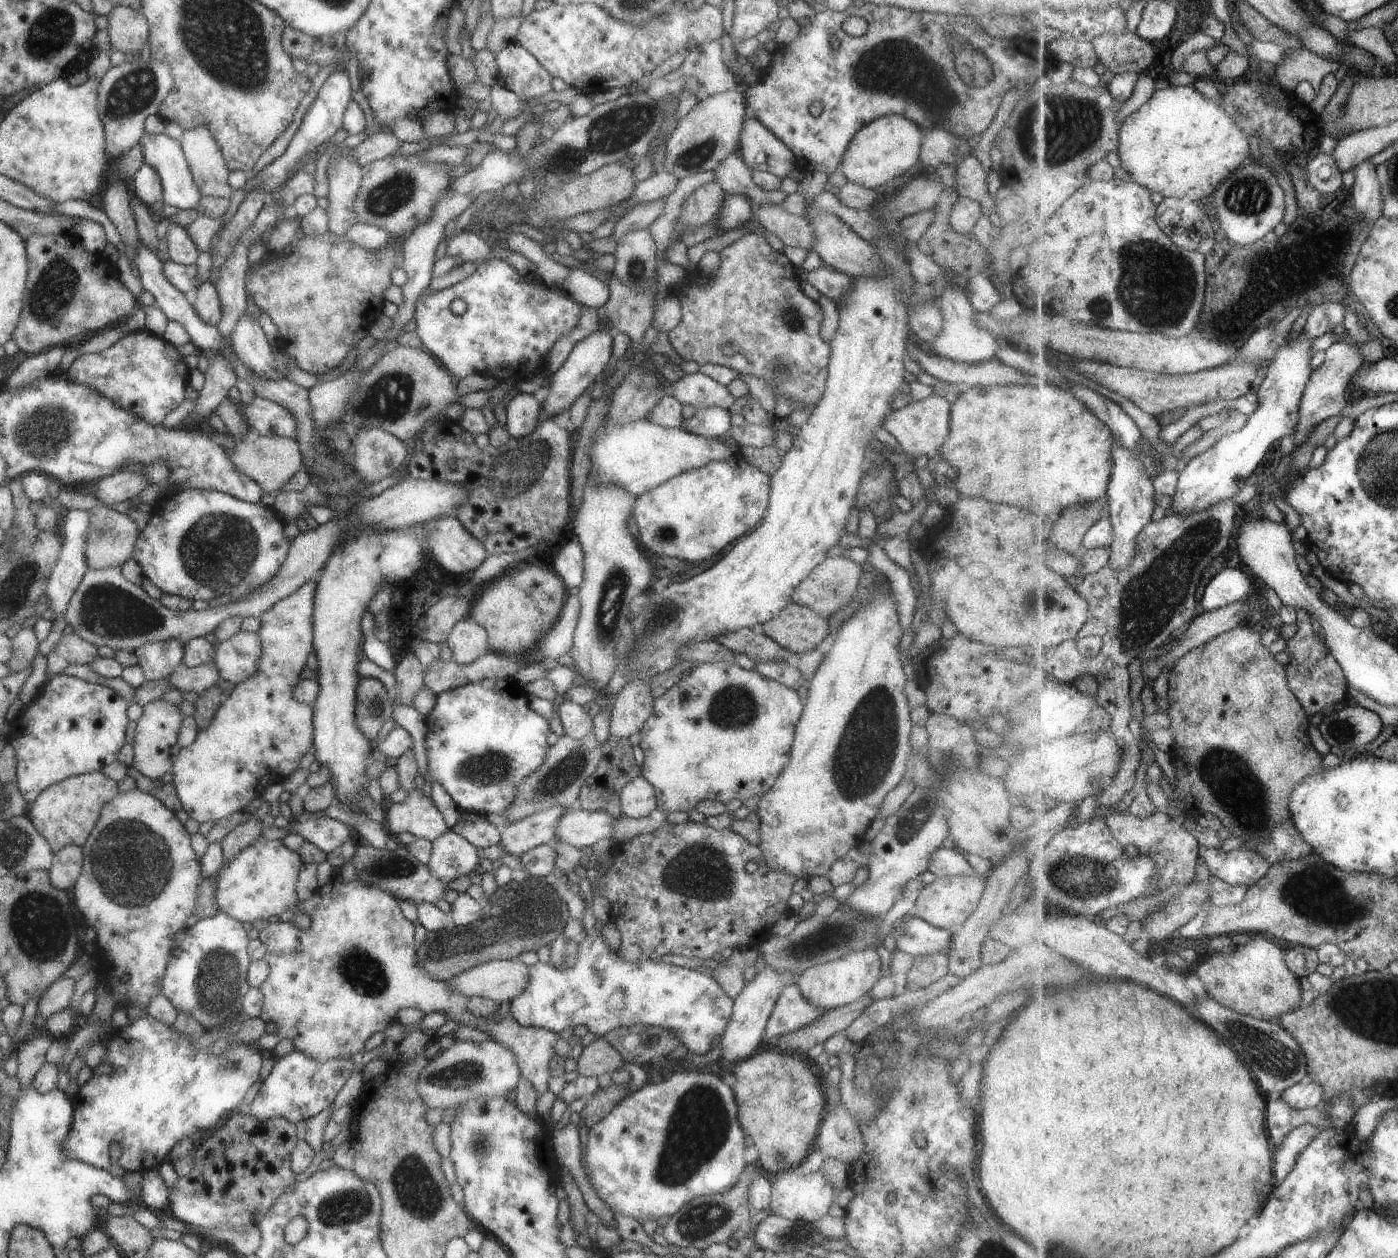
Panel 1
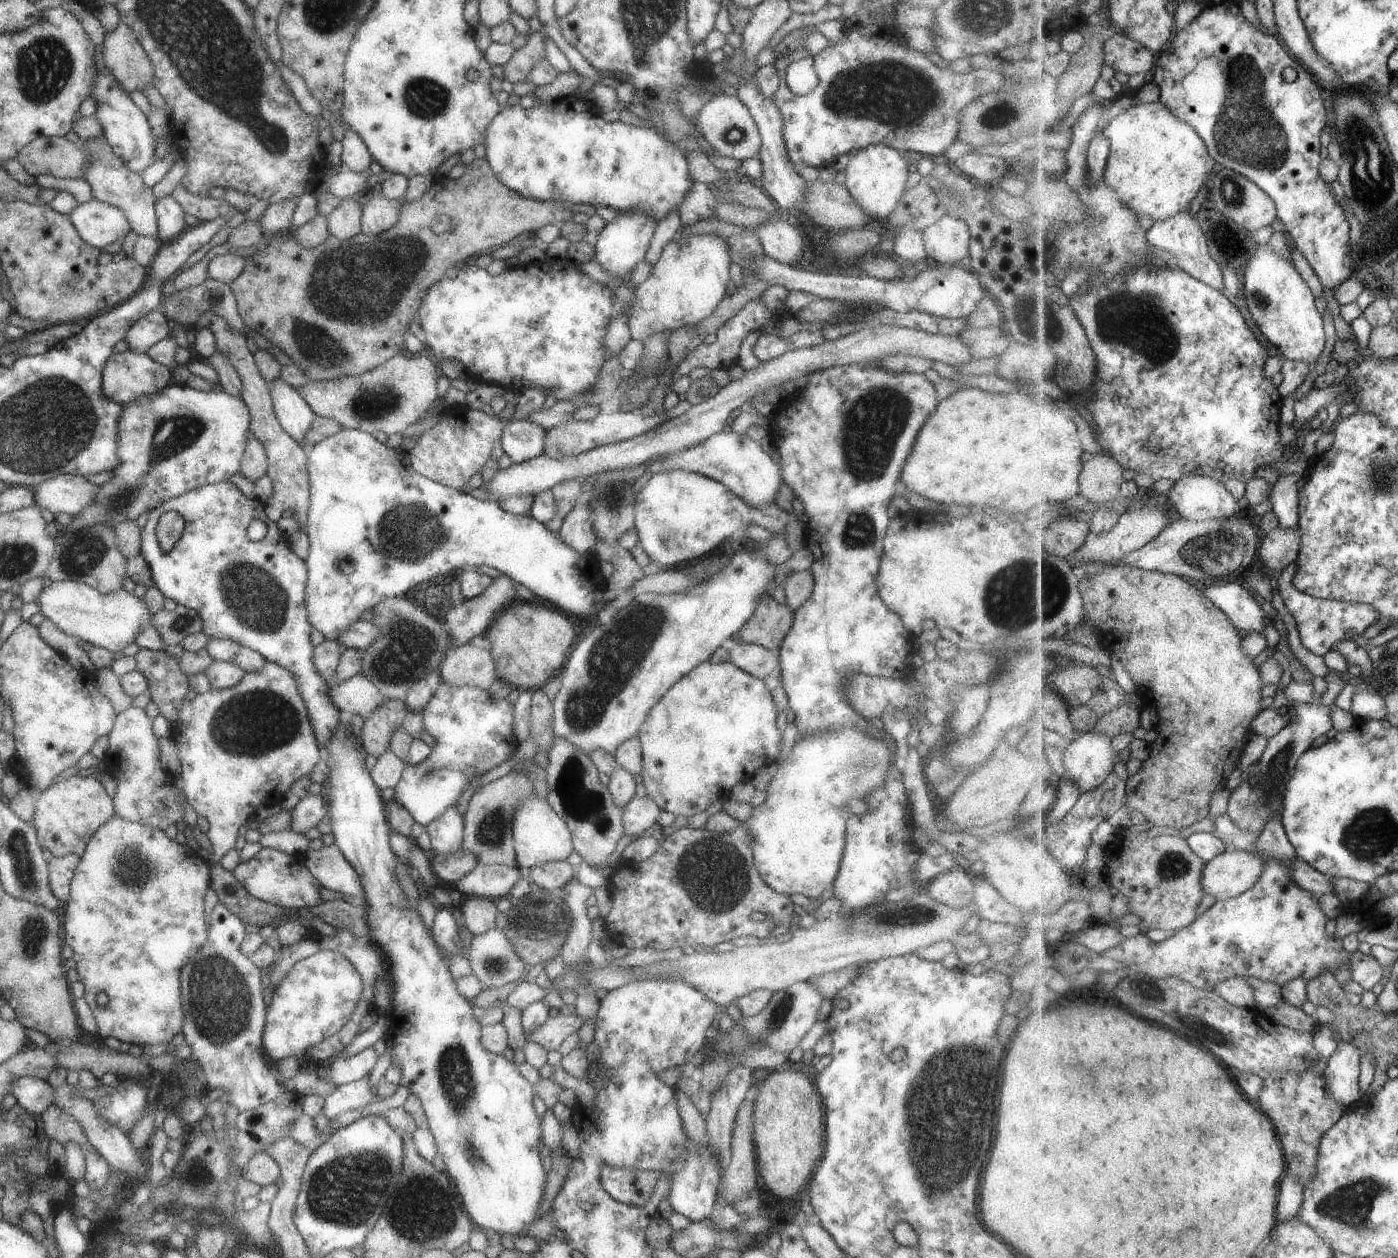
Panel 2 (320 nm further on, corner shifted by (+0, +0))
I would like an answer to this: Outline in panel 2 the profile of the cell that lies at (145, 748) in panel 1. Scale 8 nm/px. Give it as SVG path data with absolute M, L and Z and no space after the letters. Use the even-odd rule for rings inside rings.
M132 707L125 708L119 712L114 720L111 730L106 734L107 738L107 757L106 757L106 771L111 774L116 780L115 793L111 800L114 806L114 814L123 820L132 823L141 823L142 825L165 830L167 826L175 824L183 816L183 808L175 808L175 798L169 798L171 808L165 808L163 802L167 802L167 798L163 800L163 786L173 784L170 775L162 769L159 762L158 738L152 733L151 719L149 719L142 708Z

